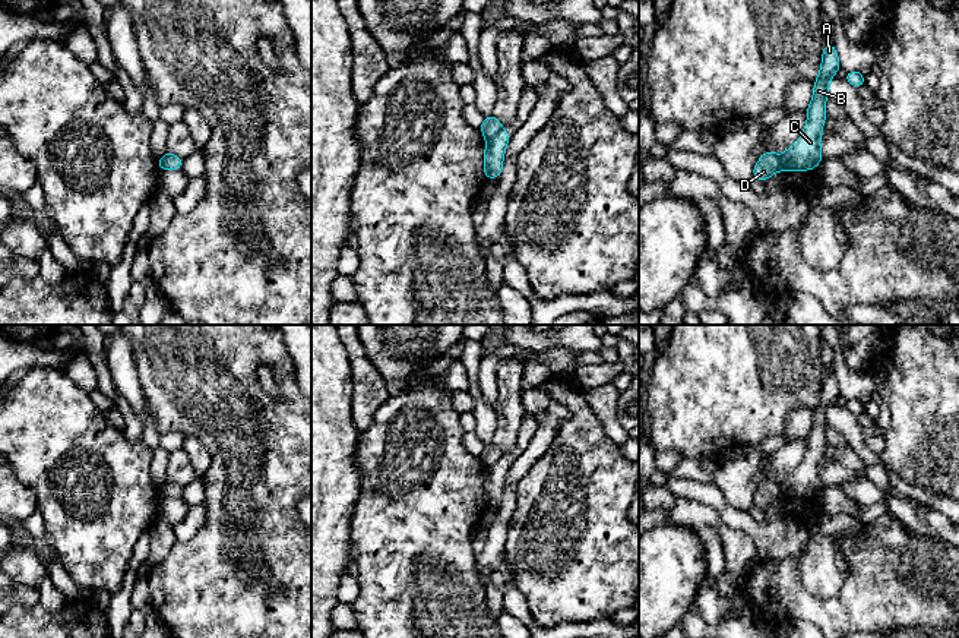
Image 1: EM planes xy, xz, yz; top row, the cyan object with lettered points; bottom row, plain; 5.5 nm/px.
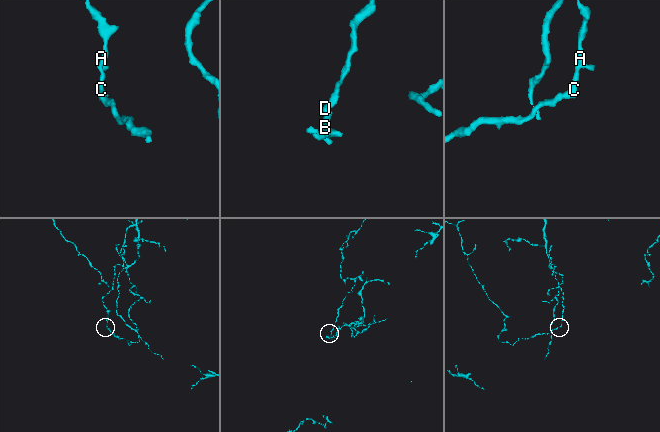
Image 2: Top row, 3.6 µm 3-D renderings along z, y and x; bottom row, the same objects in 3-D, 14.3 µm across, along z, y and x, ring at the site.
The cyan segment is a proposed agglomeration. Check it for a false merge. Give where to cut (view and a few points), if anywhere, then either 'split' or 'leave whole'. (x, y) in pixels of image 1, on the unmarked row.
cut in xz along (502, 455), (487, 467); split

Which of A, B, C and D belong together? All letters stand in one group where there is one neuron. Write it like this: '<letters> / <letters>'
A B C / D

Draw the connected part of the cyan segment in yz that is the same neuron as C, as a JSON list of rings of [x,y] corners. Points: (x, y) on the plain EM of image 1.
[[[833,369],[823,376],[822,395],[814,408],[814,420],[807,436],[807,451],[800,467],[781,484],[781,495],[785,499],[814,498],[823,487],[820,464],[826,445],[826,424],[833,402],[839,398],[839,386]]]

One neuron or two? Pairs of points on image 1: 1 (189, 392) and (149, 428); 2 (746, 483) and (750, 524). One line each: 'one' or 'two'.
1: two
2: two

